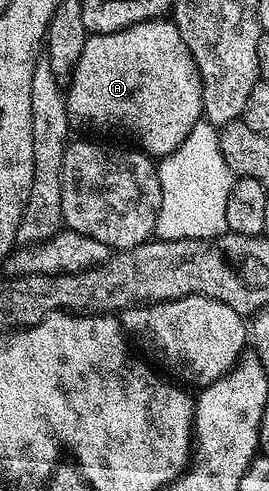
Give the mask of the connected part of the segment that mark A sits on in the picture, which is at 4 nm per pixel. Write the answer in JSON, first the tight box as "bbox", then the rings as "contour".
{"bbox":[64,20,203,160],"contour":[[[172,20],[140,22],[119,32],[89,34],[79,64],[75,64],[67,79],[64,96],[65,107],[74,123],[86,122],[97,130],[122,130],[137,141],[134,143],[140,149],[157,160],[175,152],[179,144],[191,136],[191,128],[203,118],[203,84],[199,68]]]}

